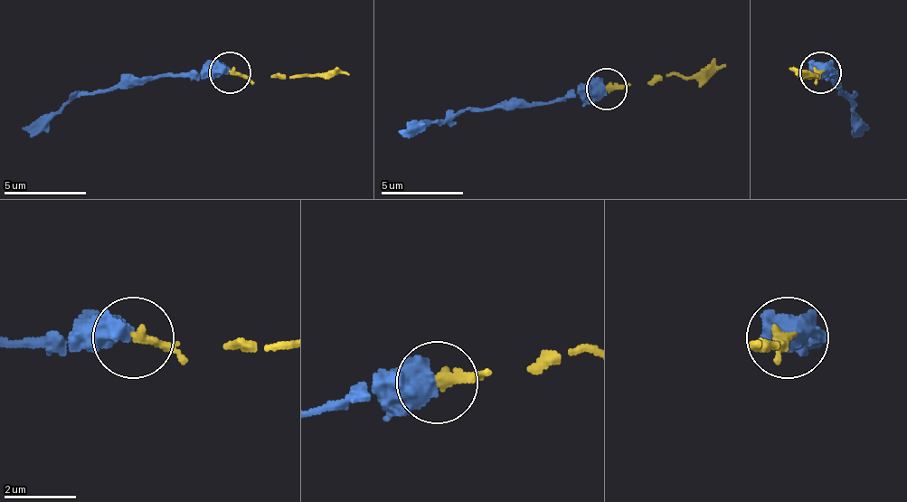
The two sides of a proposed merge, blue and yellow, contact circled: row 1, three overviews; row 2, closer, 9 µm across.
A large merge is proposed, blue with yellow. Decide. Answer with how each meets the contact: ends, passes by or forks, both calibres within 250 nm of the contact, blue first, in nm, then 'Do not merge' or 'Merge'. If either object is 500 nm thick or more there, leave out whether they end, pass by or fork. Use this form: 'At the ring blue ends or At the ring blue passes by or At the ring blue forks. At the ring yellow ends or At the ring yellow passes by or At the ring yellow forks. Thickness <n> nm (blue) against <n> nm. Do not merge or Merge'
Thickness 750 nm (blue) against 280 nm. Merge

